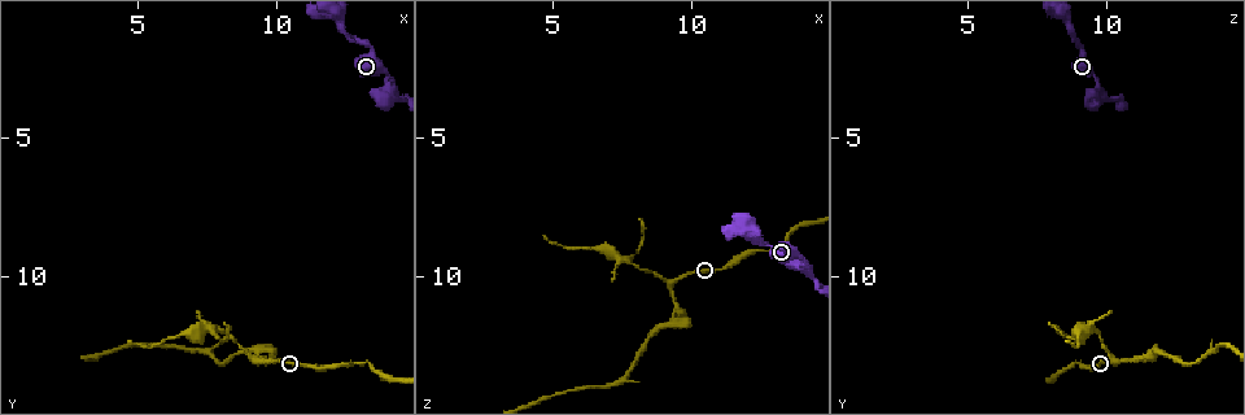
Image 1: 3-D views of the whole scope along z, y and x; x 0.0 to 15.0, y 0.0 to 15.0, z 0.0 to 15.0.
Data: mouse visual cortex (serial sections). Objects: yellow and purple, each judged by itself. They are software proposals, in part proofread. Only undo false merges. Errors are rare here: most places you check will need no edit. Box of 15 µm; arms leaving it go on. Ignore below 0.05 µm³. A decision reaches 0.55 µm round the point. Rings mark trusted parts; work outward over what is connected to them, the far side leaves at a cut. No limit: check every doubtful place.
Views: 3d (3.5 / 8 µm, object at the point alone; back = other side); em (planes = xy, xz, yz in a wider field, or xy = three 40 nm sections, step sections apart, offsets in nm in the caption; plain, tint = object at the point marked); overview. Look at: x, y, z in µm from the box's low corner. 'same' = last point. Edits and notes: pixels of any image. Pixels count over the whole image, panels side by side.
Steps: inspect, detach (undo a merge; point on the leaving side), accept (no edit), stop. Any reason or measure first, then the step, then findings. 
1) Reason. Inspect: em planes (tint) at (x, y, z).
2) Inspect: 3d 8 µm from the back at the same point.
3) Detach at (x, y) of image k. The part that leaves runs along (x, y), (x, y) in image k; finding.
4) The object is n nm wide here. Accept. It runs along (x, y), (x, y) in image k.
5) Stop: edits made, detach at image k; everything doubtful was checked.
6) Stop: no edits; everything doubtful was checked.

Three arms meet. Inspect: 3d 3.5 µm at (9.3, 13.1, 10.3).

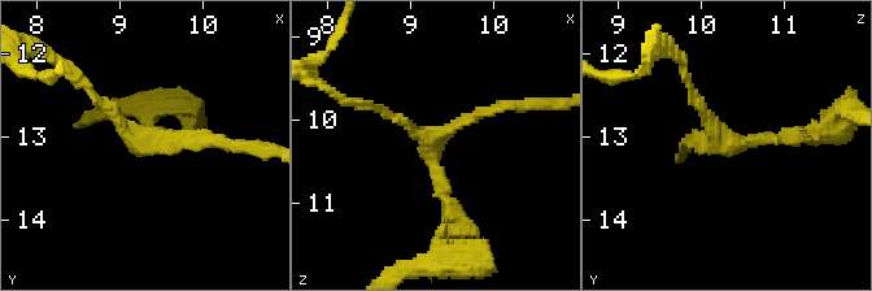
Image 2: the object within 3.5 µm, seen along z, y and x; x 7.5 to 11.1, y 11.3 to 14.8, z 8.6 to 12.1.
3 arms meet here; the arms are 150, 150, 200 nm wide; now the EM. Inspect: em xy step 2 (tint) at (9.25, 13.10, 10.25).

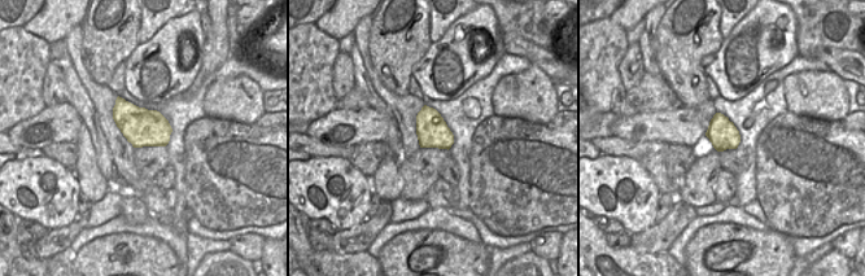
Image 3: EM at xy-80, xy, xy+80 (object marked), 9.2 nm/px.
Inspect: em xy step 5 (tint) at the same point.

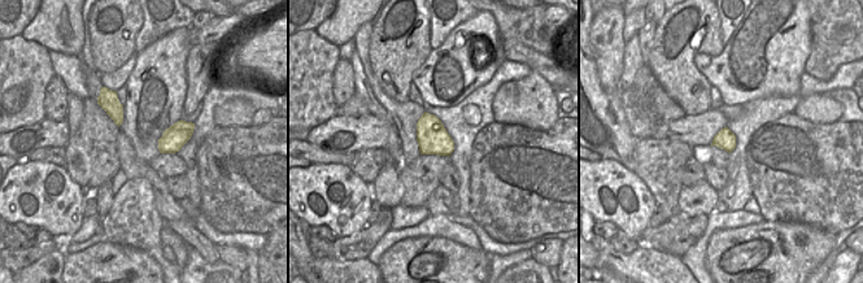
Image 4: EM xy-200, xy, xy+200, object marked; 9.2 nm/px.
Accept. It runs along (687, 143), (746, 143), (799, 135) in image 2; one cell here.

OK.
Sudden change in width. Inspect: 3d 3.5 µm at (7.6, 11.9, 9.4).

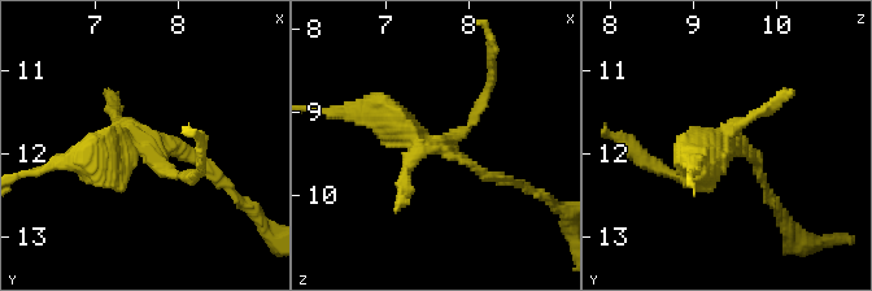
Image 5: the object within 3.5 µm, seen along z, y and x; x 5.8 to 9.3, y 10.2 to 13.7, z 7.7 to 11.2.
Inspect: em xy step 5 (tint) at (7.55, 11.85, 9.40).

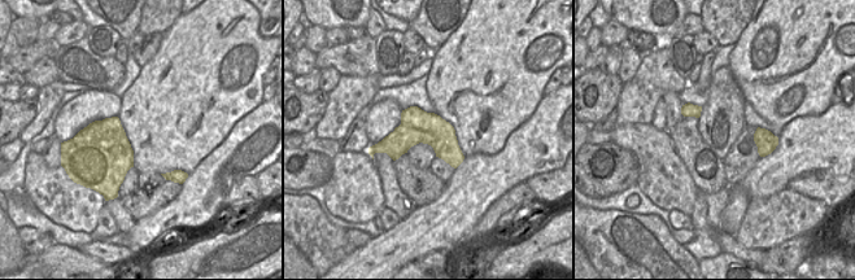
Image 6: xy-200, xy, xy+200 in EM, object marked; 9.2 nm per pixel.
Detach at (474, 114) of image 5. A second cell is stuck on.

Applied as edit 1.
A fork. Inspect: 3d 8 µm from the back at (9.2, 12.7, 11.7).

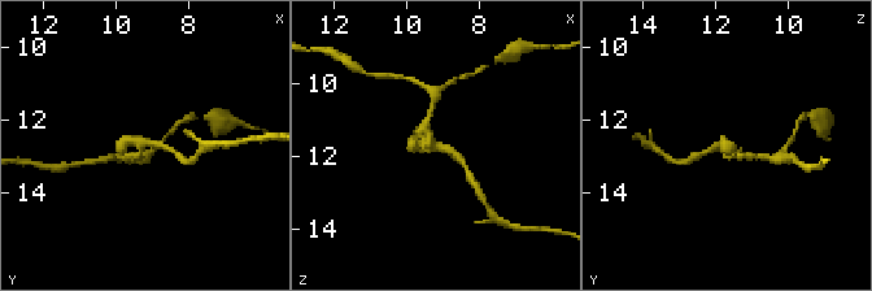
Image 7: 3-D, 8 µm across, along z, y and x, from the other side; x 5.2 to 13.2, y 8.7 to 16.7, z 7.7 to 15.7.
Inspect: em xy step 3 (tint) at (9.3, 12.7, 11.7).

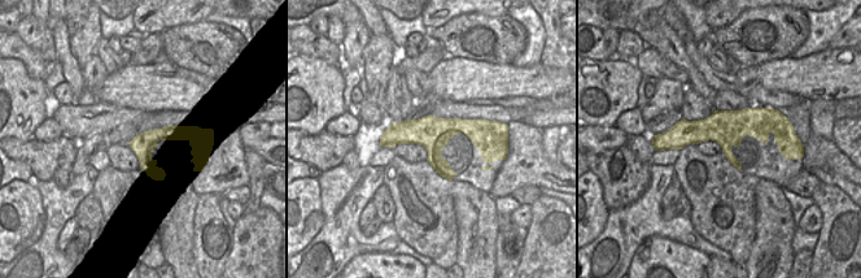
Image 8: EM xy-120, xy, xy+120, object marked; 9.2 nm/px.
The object is 300 nm wide here. Accept. It runs along (777, 130), (712, 127), (668, 146) in image 8; one cell here.

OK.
Abrupt turn. Inspect: 3d 3.5 µm at (14.0, 3.4, 9.8).

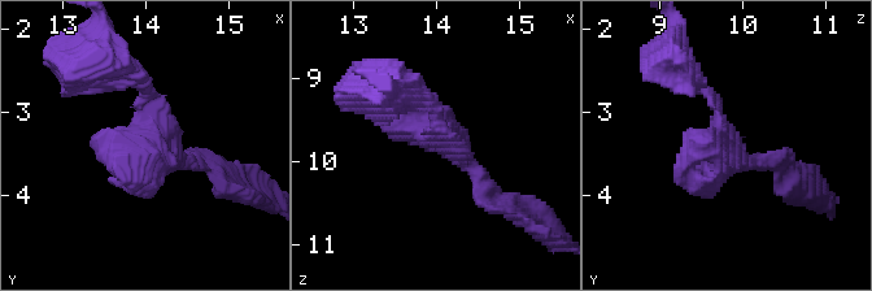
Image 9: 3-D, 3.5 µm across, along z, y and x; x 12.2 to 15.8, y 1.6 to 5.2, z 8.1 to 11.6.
Inspect: em xy step 3 (tint) at (14.10, 3.30, 9.70).

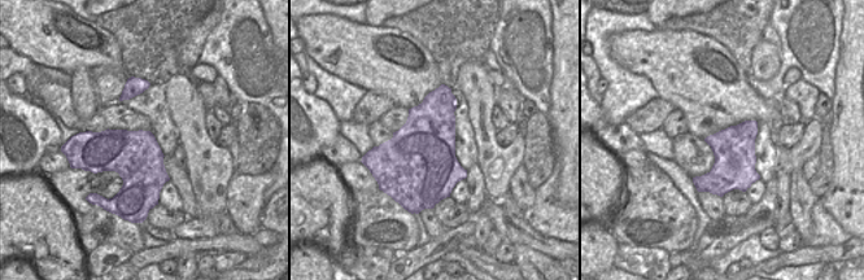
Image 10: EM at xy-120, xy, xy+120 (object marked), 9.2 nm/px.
The object is 700 nm wide here. Accept. It runs along (415, 96), (479, 177), (487, 200) in image 9; all the same cell.

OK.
Stop: edits made, detach at image 5; everything doubtful was checked.

